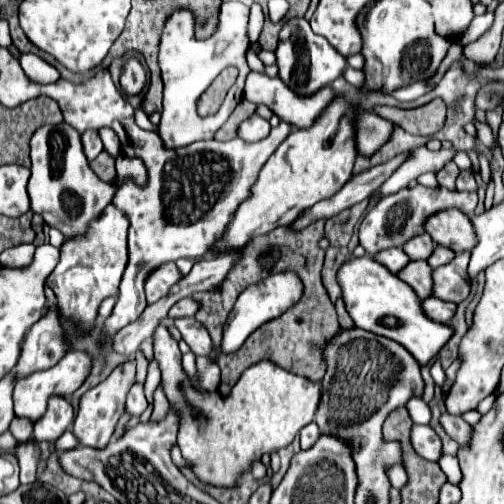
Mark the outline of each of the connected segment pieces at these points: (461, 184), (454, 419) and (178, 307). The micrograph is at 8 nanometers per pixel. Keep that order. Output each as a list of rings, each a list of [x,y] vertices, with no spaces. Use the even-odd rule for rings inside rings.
[[[462,170],[456,178],[456,188],[458,190],[476,190],[476,180],[472,170]]]
[[[444,412],[440,416],[440,426],[444,428],[444,432],[454,438],[458,444],[464,446],[464,442],[468,442],[468,430],[472,430],[470,424],[466,424],[460,416],[452,416],[448,412]]]
[[[182,298],[180,302],[176,302],[172,306],[172,312],[168,314],[170,318],[180,318],[180,316],[194,316],[200,308],[200,302],[196,302],[194,298]]]

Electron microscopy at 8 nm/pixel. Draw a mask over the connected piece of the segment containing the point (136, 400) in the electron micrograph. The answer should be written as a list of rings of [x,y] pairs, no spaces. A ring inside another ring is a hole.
[[[134,384],[128,392],[128,398],[126,398],[126,408],[132,416],[140,416],[148,406],[148,400],[144,396],[144,384]]]

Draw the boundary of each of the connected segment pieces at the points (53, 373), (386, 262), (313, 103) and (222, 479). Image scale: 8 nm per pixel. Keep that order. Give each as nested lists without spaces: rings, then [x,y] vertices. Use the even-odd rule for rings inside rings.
[[[70,350],[56,366],[52,366],[48,370],[38,370],[38,372],[32,372],[32,374],[20,378],[16,382],[16,388],[14,388],[14,412],[16,412],[16,416],[26,418],[30,422],[36,422],[46,410],[48,398],[52,394],[72,396],[88,378],[90,368],[92,368],[92,356],[90,354],[80,352],[80,350]]]
[[[388,248],[388,250],[382,250],[378,254],[372,256],[376,262],[380,262],[382,266],[386,266],[390,272],[396,272],[396,270],[402,270],[410,258],[400,250],[400,248]]]
[[[250,72],[246,78],[246,86],[244,86],[244,98],[254,104],[266,104],[280,120],[292,122],[292,126],[296,126],[296,128],[308,128],[318,118],[320,110],[324,110],[324,106],[328,106],[328,100],[334,98],[334,92],[330,86],[324,86],[310,96],[300,96],[294,90],[290,90],[280,78],[270,78],[260,72]]]
[[[160,324],[152,334],[154,344],[154,358],[160,364],[162,370],[162,386],[166,392],[166,398],[170,402],[176,402],[180,406],[180,436],[178,446],[182,450],[182,456],[192,462],[194,474],[208,484],[214,486],[236,486],[242,472],[250,470],[254,460],[260,460],[264,452],[276,452],[278,448],[288,446],[294,436],[314,420],[316,408],[320,404],[320,382],[312,382],[304,376],[294,376],[292,372],[286,372],[280,366],[274,366],[272,362],[258,362],[256,366],[250,366],[242,378],[232,388],[230,396],[222,398],[218,392],[204,392],[196,394],[192,386],[188,386],[188,376],[180,370],[180,350],[178,342],[168,332],[166,324]]]

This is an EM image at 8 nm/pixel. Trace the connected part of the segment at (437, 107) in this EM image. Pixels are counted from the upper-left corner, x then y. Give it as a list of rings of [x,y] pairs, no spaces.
[[[434,98],[430,104],[414,108],[414,110],[400,110],[390,106],[378,106],[376,112],[400,126],[402,130],[418,136],[432,136],[436,134],[446,120],[446,104],[440,98]]]

